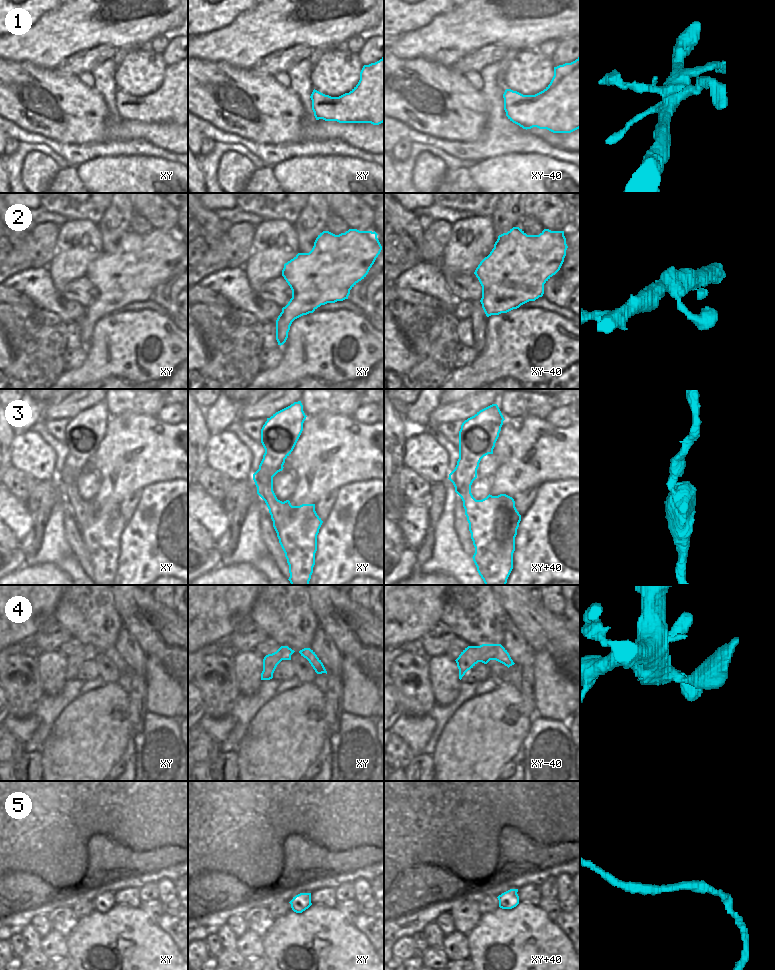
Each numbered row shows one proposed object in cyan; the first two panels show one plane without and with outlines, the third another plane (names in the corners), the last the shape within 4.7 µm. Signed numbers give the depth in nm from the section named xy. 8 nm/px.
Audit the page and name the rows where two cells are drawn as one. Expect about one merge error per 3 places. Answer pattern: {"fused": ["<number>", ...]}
{"fused": []}

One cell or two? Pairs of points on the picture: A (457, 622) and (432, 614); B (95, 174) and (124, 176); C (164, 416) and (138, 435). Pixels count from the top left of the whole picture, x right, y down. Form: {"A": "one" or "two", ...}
{"A": "two", "B": "one", "C": "two"}

